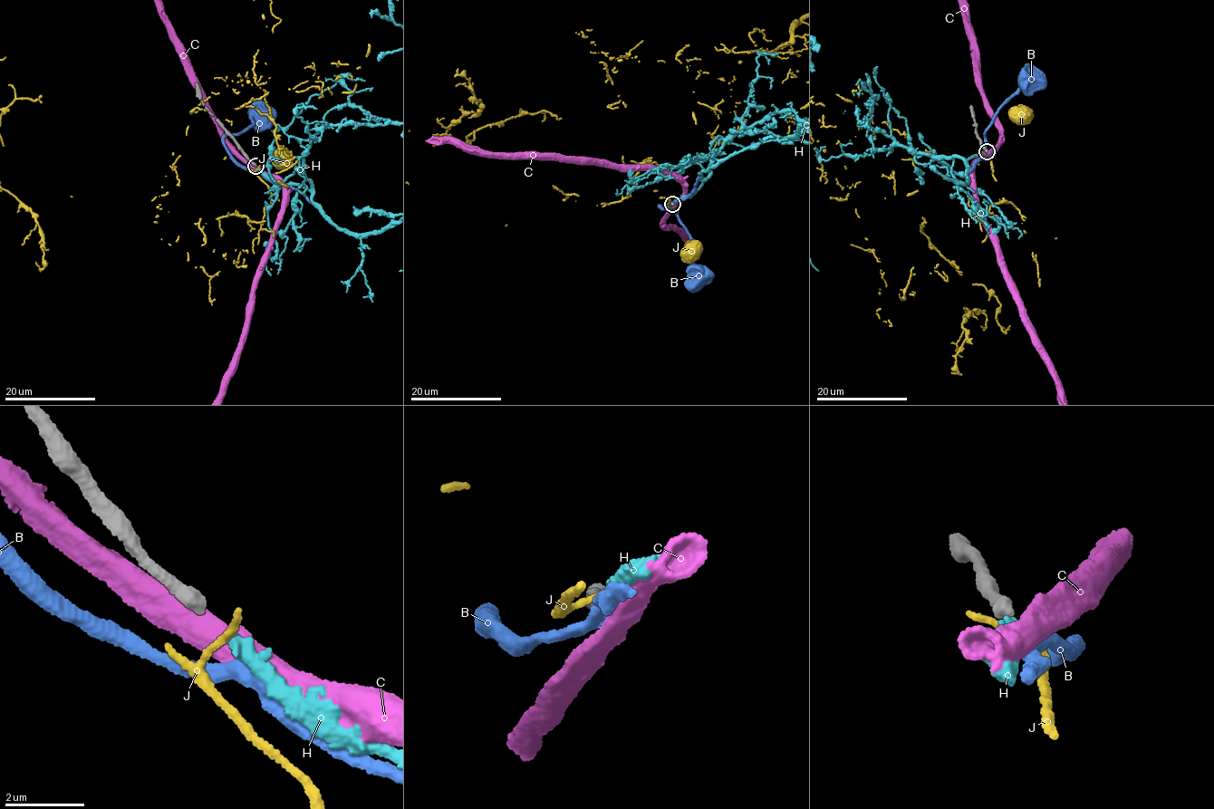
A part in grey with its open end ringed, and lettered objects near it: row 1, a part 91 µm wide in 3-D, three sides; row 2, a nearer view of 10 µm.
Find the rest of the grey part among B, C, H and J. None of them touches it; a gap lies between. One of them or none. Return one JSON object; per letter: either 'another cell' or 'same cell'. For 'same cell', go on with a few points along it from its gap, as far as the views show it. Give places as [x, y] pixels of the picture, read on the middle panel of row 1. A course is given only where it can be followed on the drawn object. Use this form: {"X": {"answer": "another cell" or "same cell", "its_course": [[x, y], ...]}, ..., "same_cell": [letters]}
{"B": {"answer": "another cell"}, "C": {"answer": "another cell"}, "H": {"answer": "same cell"}, "J": {"answer": "another cell"}, "same_cell": ["H"]}

